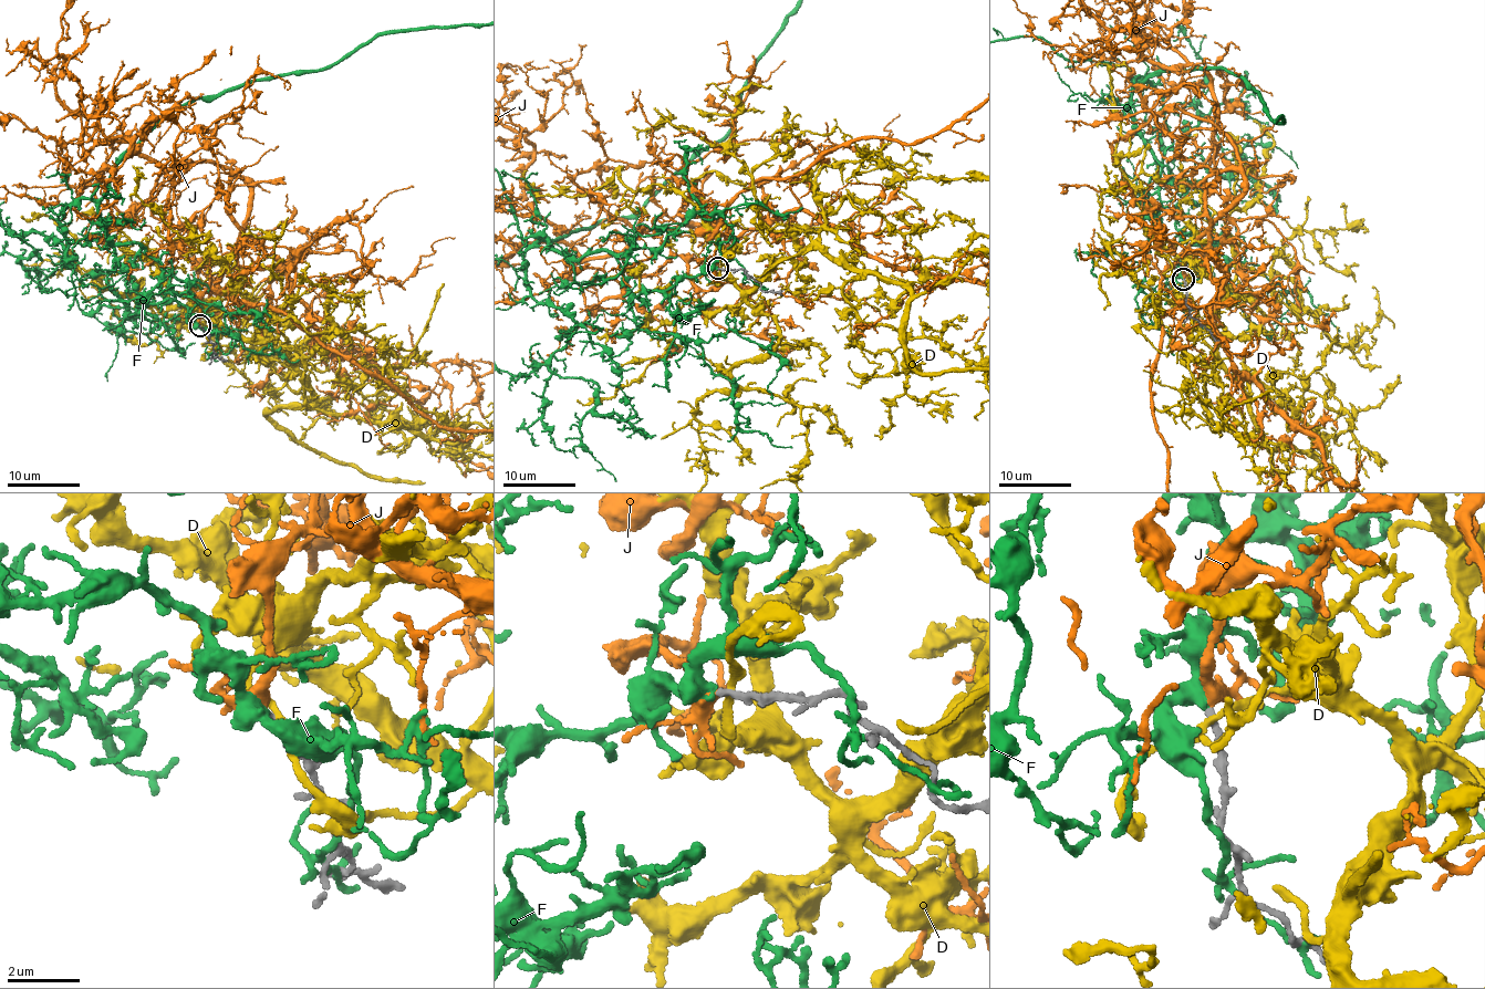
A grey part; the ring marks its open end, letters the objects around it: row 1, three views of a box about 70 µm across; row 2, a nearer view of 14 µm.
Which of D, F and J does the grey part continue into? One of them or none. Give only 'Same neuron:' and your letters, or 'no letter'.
Same neuron: J

